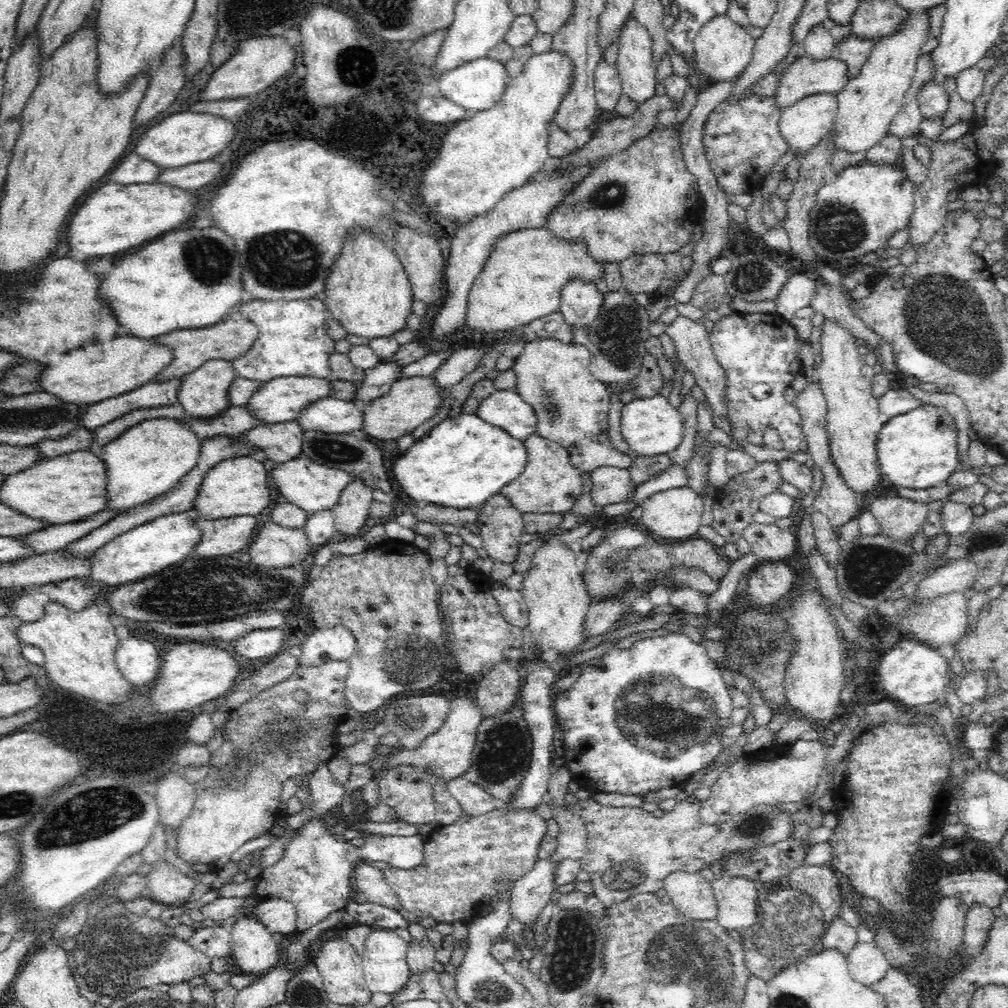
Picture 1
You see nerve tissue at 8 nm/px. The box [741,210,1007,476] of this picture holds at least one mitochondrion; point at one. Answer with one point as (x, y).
(946, 316)

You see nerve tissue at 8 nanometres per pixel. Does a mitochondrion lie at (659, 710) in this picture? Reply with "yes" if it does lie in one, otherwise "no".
yes

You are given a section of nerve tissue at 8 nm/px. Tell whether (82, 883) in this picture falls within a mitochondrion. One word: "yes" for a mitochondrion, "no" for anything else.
no

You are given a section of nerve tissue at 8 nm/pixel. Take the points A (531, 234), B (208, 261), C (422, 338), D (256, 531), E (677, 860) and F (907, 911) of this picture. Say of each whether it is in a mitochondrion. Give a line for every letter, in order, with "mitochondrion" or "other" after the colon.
A: other
B: mitochondrion
C: other
D: other
E: other
F: mitochondrion

